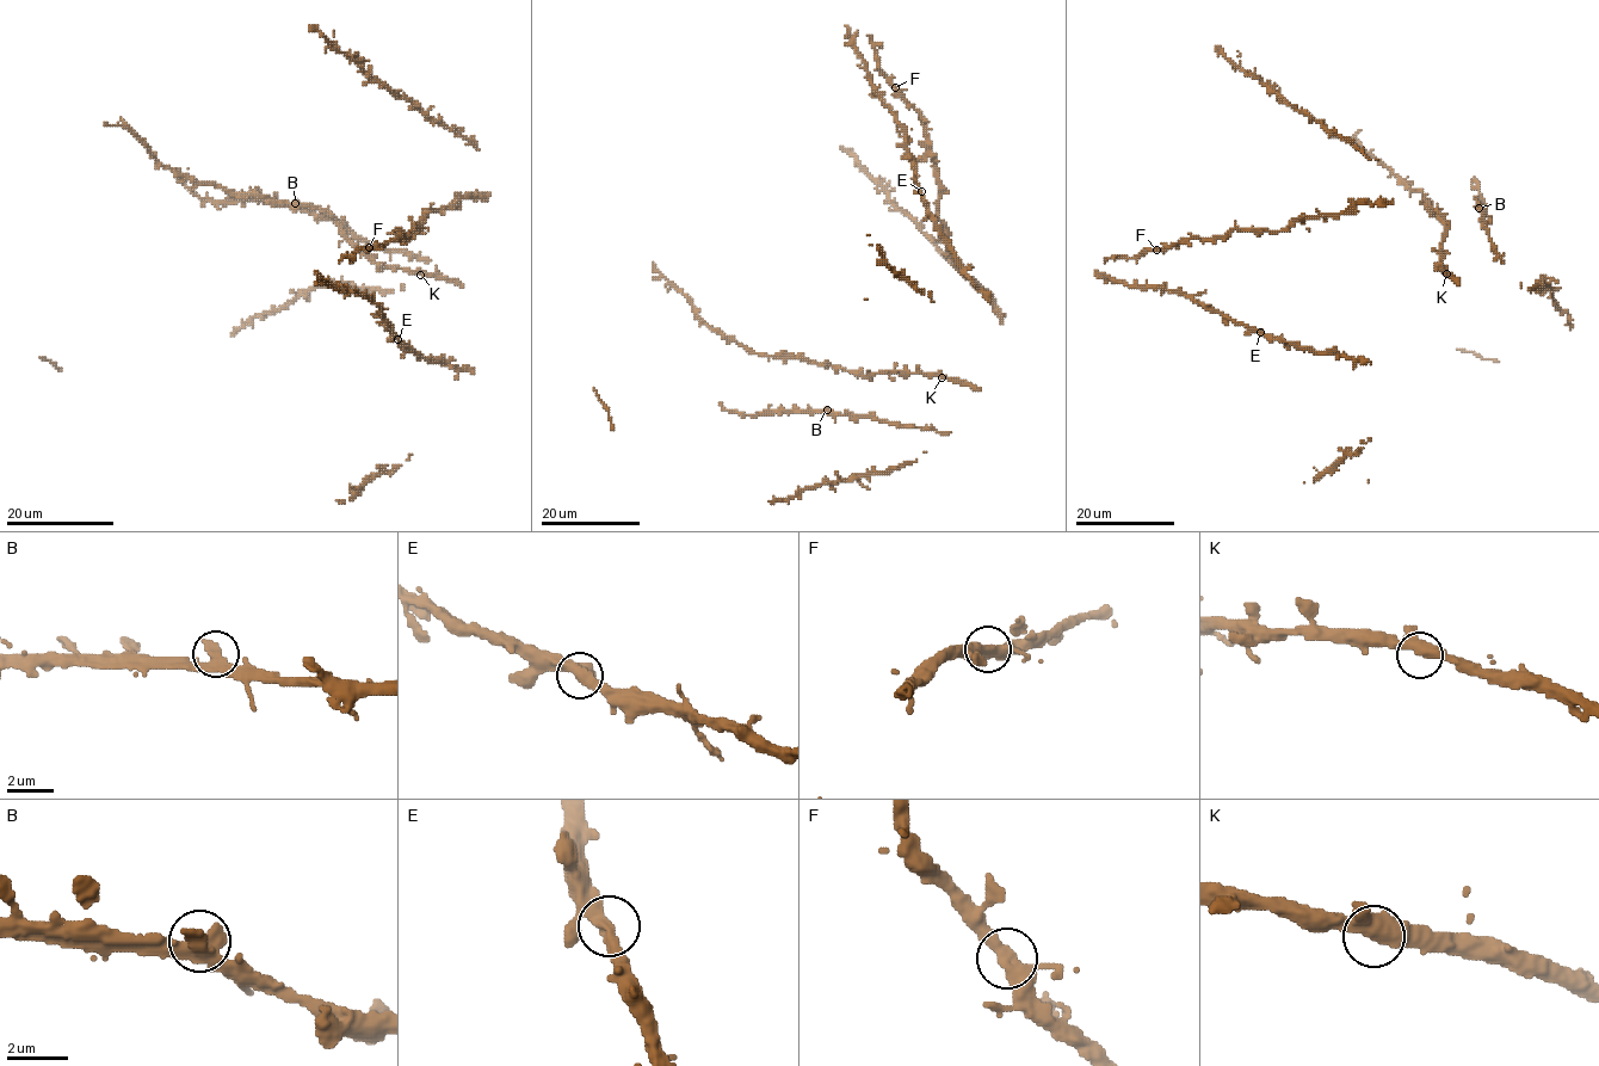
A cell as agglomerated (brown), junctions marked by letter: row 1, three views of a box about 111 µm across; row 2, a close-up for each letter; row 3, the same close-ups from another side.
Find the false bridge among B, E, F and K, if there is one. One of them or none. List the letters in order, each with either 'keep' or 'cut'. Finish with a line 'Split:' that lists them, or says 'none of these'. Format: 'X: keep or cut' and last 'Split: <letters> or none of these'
B: keep
E: keep
F: keep
K: keep
Split: none of these

